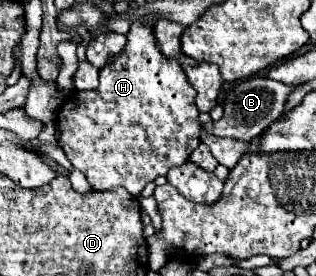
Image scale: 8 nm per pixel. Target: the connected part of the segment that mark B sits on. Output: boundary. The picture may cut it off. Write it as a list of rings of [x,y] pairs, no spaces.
[[[259,75],[245,79],[229,89],[223,101],[223,109],[225,109],[223,119],[215,123],[207,123],[205,129],[217,137],[233,137],[237,141],[251,141],[253,137],[261,135],[283,113],[285,103],[295,89],[297,87],[287,87],[287,83],[279,83],[275,79],[267,79]]]

